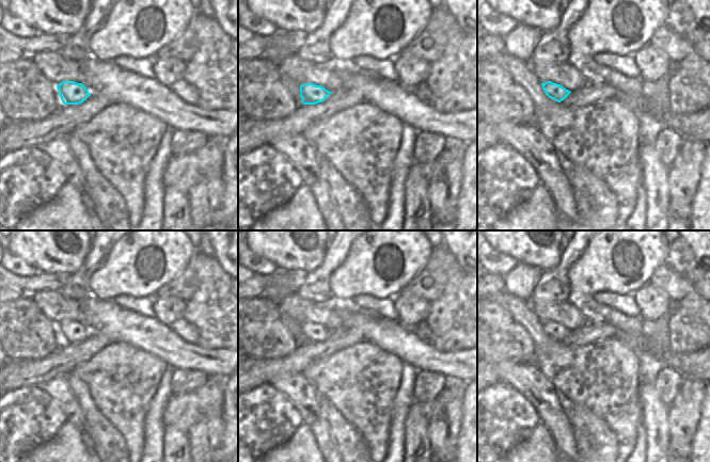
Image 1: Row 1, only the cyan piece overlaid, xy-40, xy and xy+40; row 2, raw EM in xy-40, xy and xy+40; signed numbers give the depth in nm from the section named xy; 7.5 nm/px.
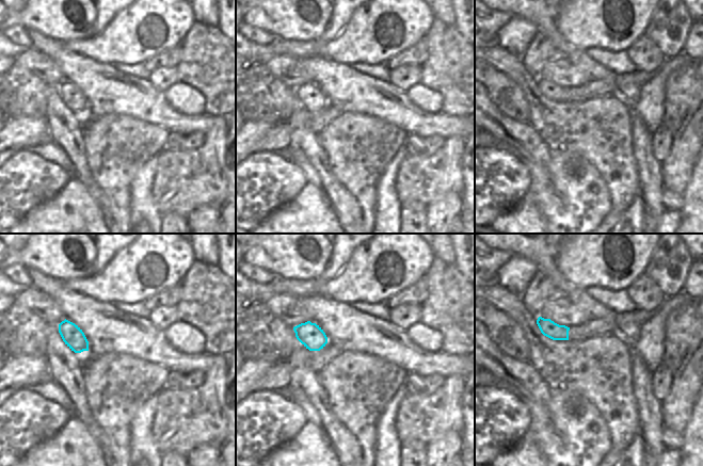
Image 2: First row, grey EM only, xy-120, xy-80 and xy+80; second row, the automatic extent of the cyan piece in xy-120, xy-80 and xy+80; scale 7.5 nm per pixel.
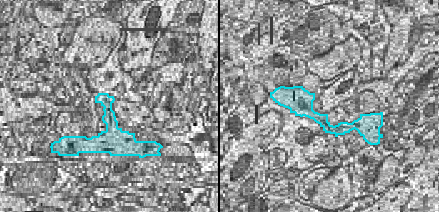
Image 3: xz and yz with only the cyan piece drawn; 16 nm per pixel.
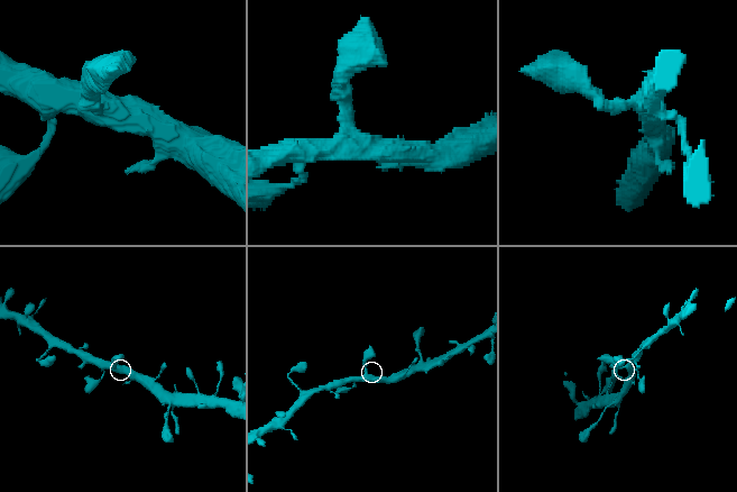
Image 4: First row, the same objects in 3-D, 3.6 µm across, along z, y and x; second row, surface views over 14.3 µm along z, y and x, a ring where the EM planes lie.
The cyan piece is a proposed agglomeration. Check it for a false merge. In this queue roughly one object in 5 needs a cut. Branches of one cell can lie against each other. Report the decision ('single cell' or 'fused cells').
single cell

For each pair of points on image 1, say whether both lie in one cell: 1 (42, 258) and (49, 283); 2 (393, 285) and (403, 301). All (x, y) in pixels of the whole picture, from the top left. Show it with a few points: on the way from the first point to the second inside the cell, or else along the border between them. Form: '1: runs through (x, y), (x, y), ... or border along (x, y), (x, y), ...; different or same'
1: border along (38, 271), (68, 275); different
2: border along (400, 290), (393, 298); different

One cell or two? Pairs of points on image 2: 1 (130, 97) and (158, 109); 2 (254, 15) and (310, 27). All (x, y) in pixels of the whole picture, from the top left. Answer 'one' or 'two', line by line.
1: one
2: one

